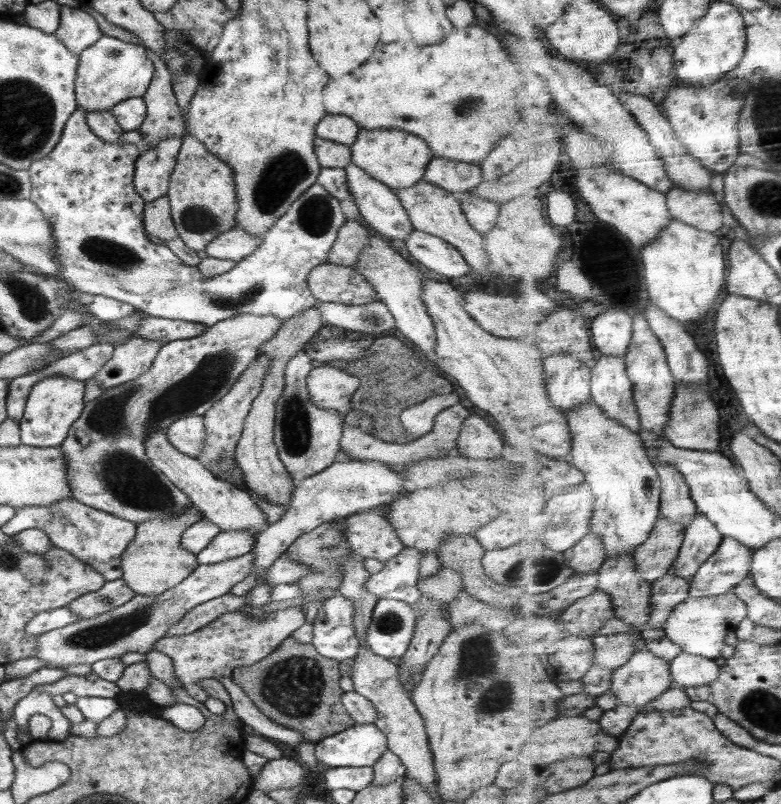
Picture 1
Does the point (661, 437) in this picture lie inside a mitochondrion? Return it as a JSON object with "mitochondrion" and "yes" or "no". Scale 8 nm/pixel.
{"mitochondrion":"no"}

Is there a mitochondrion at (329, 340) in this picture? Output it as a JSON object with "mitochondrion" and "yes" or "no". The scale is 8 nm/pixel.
{"mitochondrion":"no"}

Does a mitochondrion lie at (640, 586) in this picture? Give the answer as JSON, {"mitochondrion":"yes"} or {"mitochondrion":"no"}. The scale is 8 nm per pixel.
{"mitochondrion":"no"}

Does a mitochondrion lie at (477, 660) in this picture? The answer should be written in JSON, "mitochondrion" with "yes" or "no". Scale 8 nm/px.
{"mitochondrion":"yes"}

